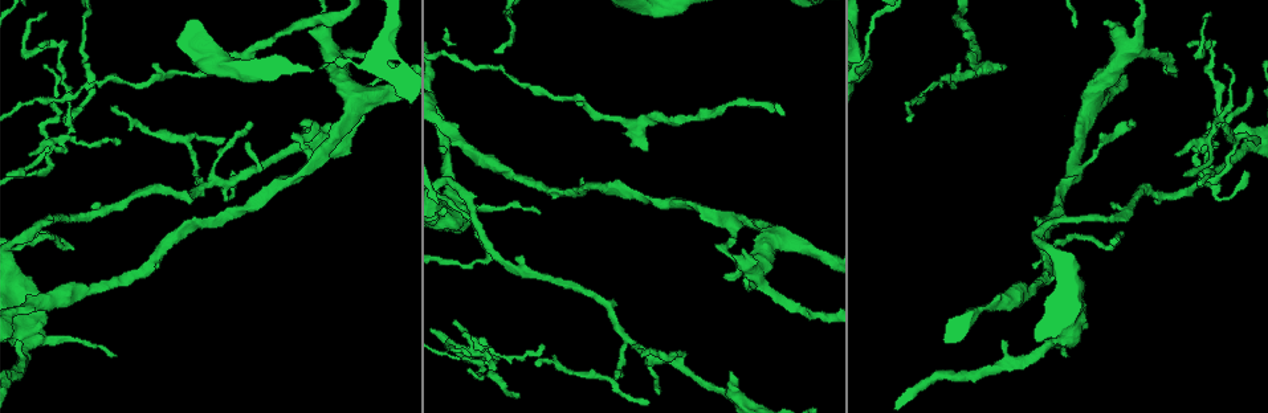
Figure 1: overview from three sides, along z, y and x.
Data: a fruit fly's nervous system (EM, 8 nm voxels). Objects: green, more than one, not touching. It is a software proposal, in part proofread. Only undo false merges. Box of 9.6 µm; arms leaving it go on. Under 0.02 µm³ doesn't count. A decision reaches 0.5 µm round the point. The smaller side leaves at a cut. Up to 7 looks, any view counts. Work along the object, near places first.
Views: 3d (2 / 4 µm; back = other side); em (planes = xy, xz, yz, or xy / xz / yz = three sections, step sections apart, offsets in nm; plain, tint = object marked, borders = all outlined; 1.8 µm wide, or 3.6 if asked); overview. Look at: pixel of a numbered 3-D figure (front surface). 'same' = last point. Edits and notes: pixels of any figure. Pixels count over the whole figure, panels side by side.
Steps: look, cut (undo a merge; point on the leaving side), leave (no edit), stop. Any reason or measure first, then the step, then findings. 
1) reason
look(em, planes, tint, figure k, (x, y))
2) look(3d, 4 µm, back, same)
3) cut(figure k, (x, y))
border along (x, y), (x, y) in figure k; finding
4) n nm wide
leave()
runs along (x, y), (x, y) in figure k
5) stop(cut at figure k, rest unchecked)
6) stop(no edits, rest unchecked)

branch point
look(em, planes, tint, figure 1, (1197, 188))

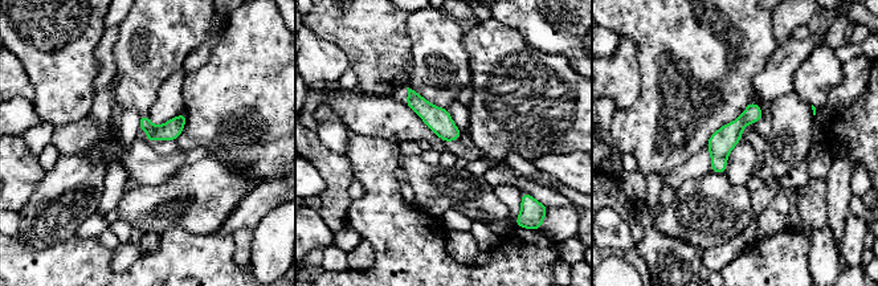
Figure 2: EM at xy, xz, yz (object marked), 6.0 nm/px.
leave()
runs along (752, 106), (719, 144), (714, 168) in figure 2; all the same cell

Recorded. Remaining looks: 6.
a fork
look(3d, 2 µm, figure 1, (1218, 127))

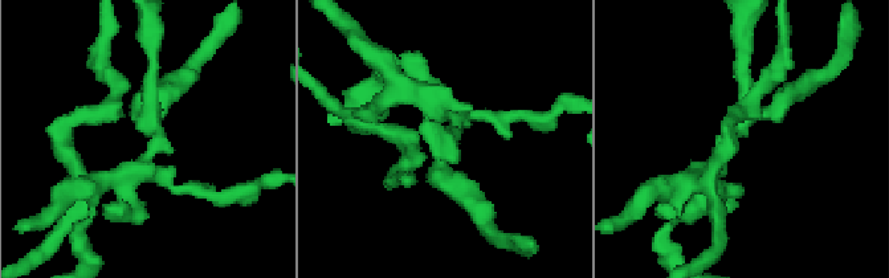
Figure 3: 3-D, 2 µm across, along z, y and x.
now the EM
look(em, 3.6 µm, planes, plain, figure 3, (150, 124))

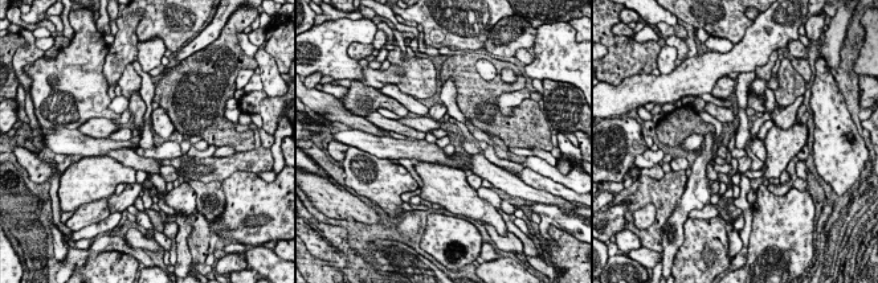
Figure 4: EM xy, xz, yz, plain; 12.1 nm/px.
where the object lies
look(em, 3.6 µm, planes, tint, same)

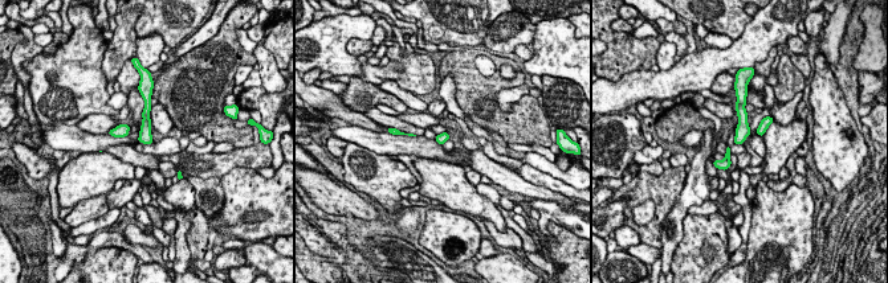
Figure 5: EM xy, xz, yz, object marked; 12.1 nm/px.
120 nm wide
leave()
all the same cell

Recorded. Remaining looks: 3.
thin neck
look(3d, 2 µm, figure 1, (986, 69))

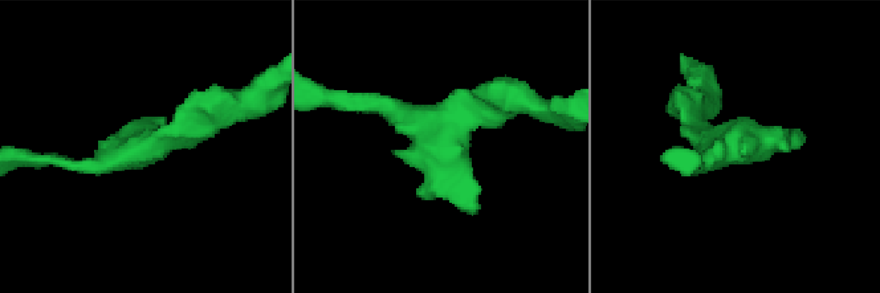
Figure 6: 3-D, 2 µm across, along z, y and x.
shape alone is not enough
look(em, planes, plain, figure 6, (733, 144))

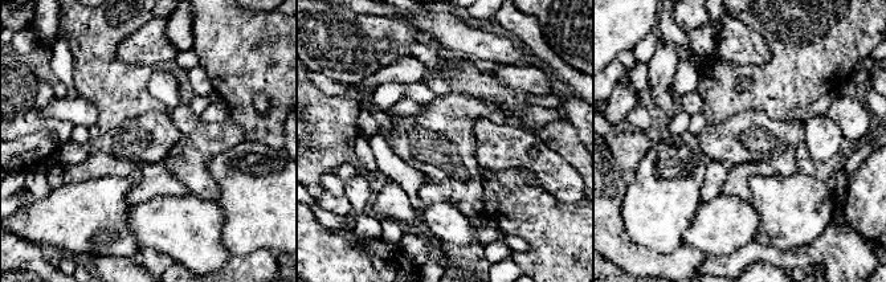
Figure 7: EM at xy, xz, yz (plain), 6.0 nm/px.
look(em, planes, borders, same)

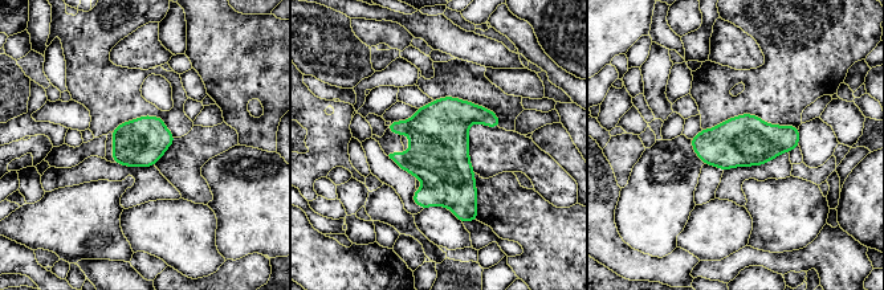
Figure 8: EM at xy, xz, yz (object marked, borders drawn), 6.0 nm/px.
leave()
continuous, no second cell

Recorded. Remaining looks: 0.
stop(no edits, rest unchecked)

